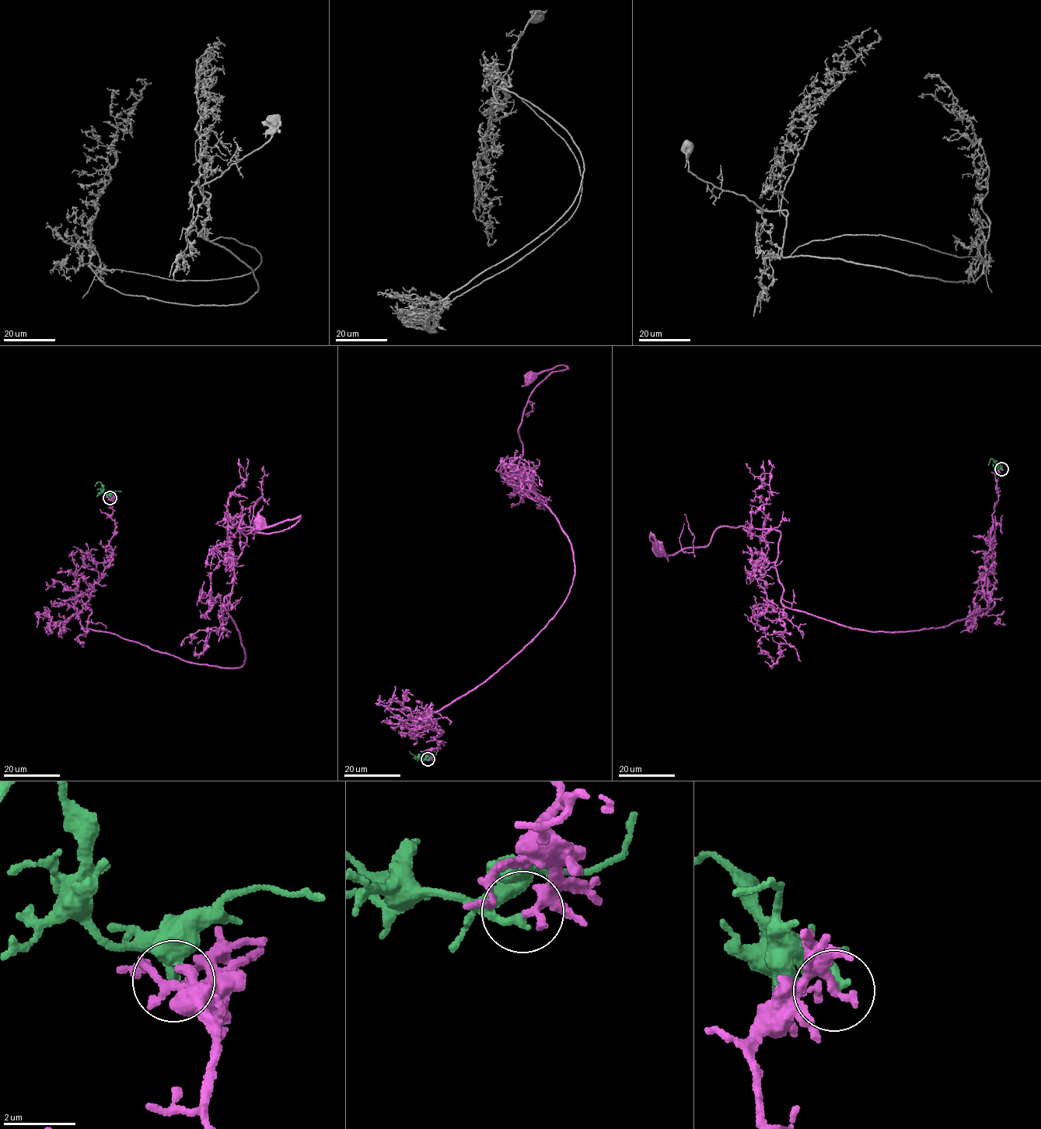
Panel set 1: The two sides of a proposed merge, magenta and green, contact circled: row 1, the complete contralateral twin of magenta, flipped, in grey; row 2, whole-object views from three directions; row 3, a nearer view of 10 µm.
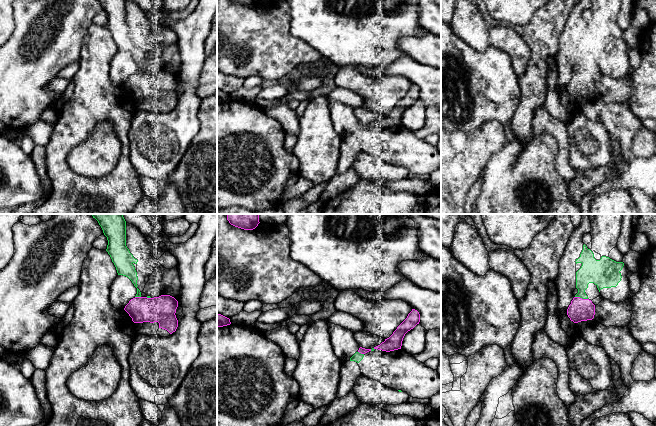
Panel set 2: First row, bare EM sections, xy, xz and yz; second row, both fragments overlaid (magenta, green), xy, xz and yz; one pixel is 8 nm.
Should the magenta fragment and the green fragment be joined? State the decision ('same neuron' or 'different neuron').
different neuron

